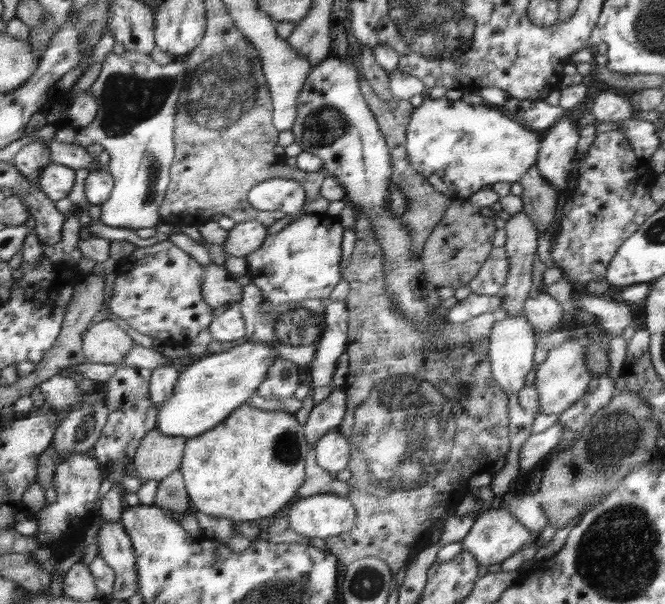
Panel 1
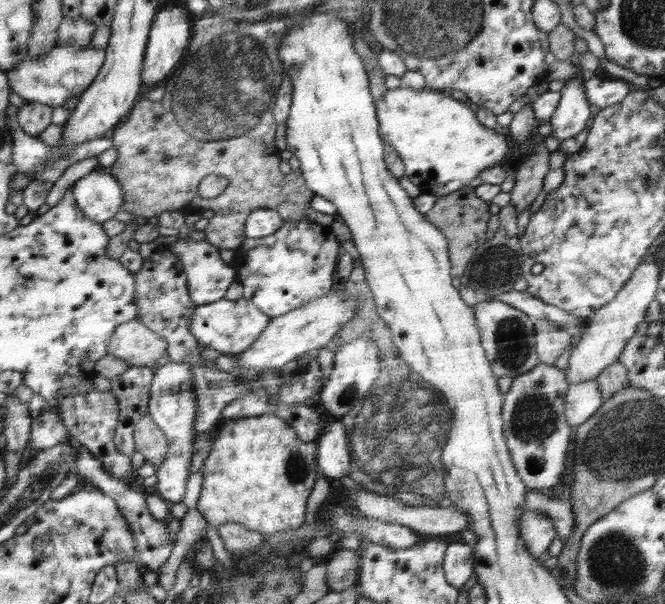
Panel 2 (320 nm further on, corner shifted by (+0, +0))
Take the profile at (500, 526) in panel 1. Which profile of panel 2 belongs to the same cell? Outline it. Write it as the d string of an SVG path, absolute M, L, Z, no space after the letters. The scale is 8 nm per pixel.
M526 511L518 518L518 530L525 547L536 558L547 556L549 547L557 536L553 520L542 511Z

